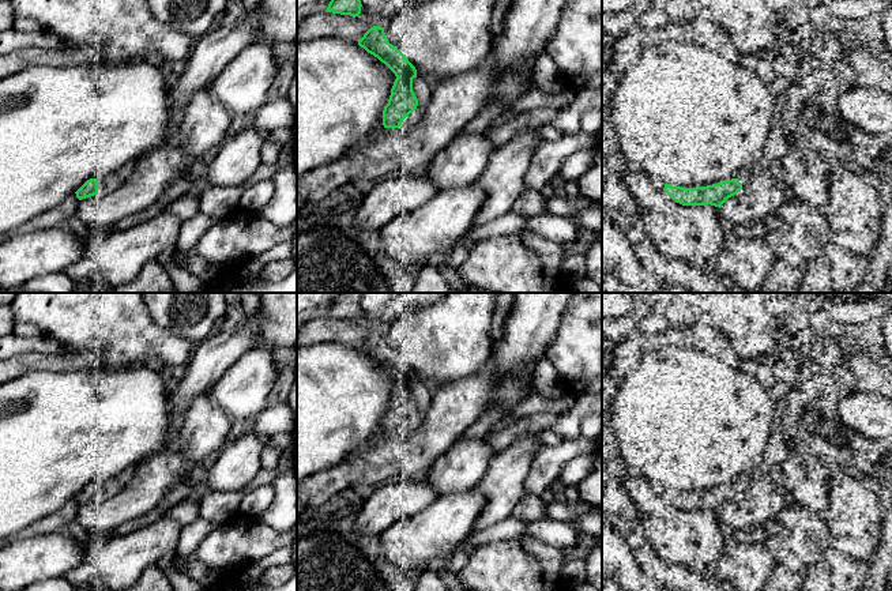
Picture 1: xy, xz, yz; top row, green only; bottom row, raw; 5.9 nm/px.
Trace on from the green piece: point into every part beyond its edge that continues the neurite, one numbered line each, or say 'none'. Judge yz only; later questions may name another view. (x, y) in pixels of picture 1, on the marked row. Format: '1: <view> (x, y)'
1: yz (746, 176)

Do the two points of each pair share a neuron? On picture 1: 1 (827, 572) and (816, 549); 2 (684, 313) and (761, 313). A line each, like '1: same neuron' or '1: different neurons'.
1: different neurons
2: same neuron

